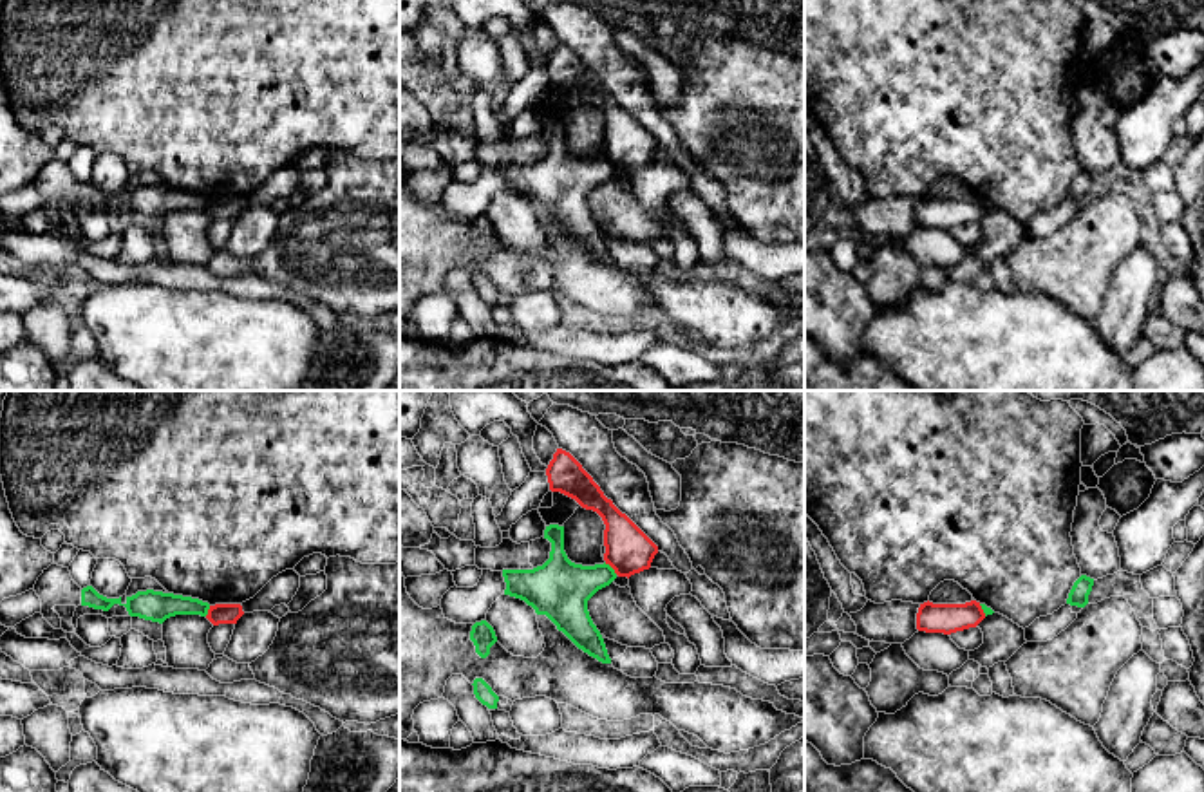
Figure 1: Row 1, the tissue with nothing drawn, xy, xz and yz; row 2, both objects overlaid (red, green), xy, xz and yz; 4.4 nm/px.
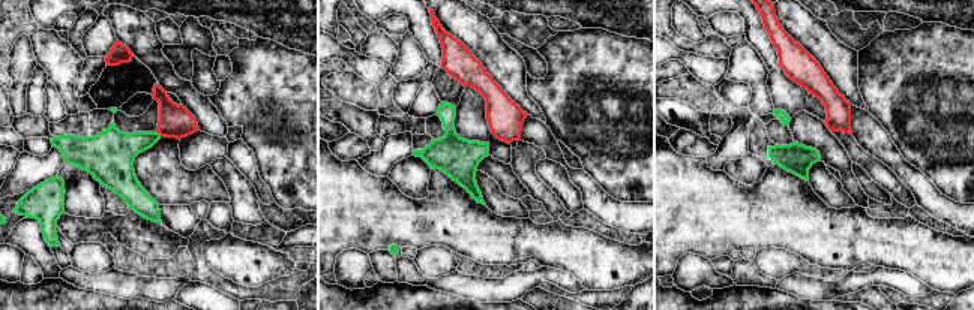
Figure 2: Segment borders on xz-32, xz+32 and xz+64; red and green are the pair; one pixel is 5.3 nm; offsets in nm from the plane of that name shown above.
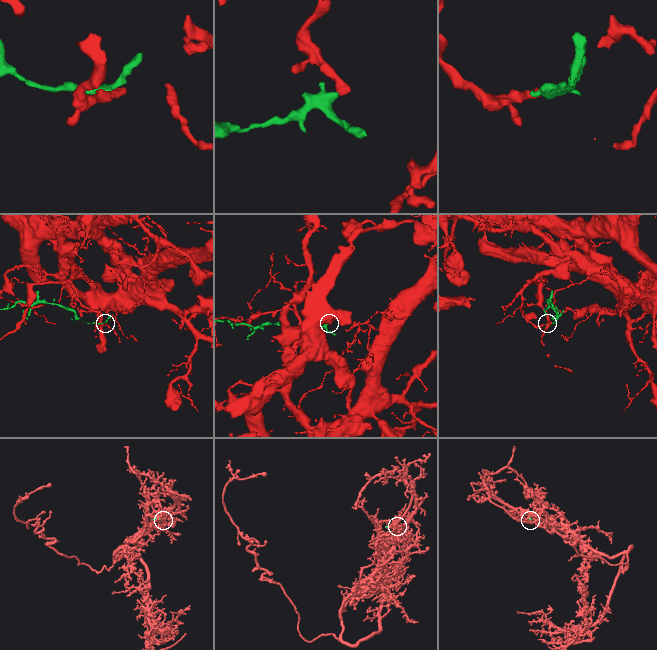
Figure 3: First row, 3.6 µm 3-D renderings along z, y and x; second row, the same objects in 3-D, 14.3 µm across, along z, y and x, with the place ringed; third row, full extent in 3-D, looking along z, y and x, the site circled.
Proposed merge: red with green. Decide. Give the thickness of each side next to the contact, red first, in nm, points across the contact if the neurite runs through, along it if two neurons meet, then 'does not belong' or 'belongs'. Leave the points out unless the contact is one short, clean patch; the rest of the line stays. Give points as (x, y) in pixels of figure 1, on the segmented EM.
calibres 200 and 260 nm; border xz (604, 563), (617, 574); does not belong

